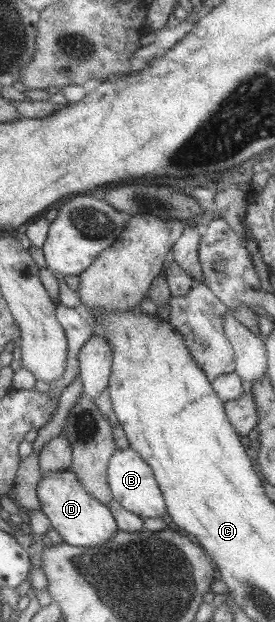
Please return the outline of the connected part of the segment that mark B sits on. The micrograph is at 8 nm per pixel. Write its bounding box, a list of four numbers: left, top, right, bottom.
[106,447,167,518]

